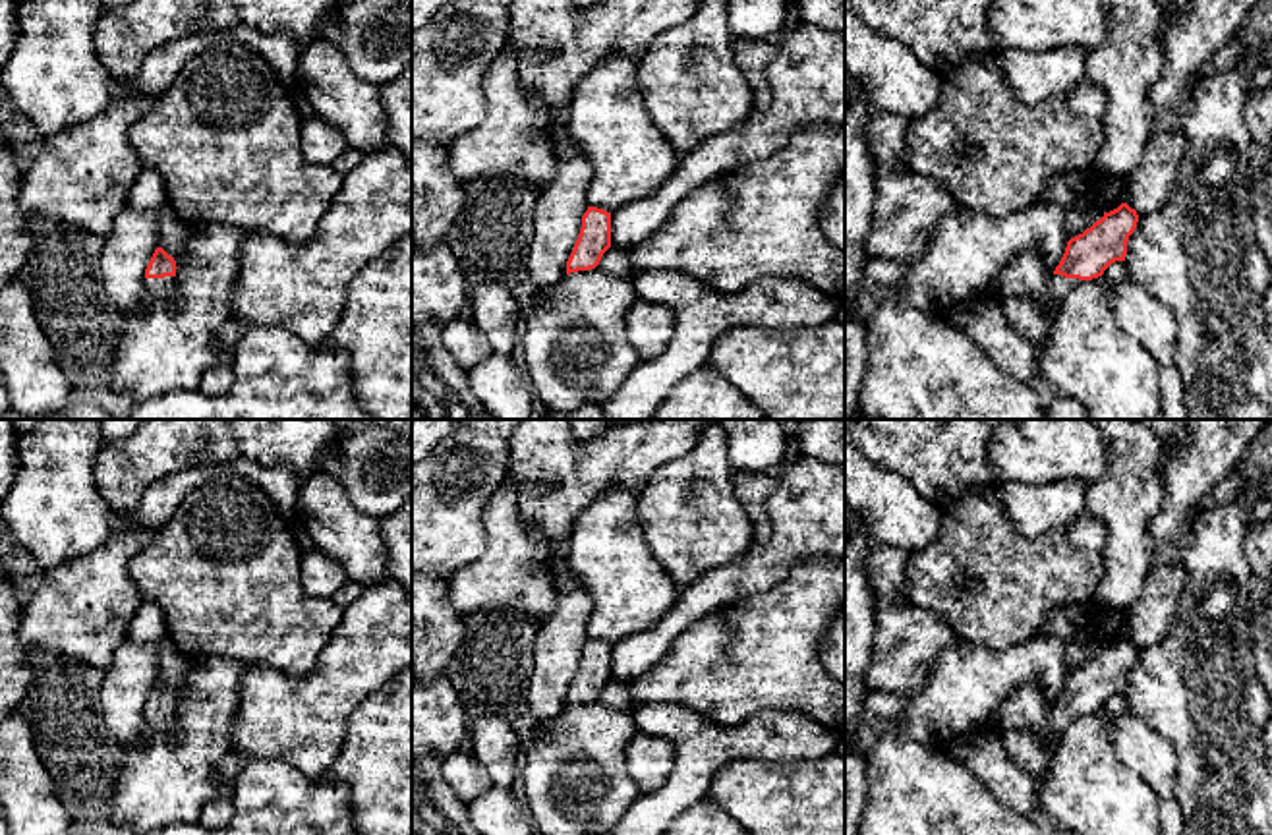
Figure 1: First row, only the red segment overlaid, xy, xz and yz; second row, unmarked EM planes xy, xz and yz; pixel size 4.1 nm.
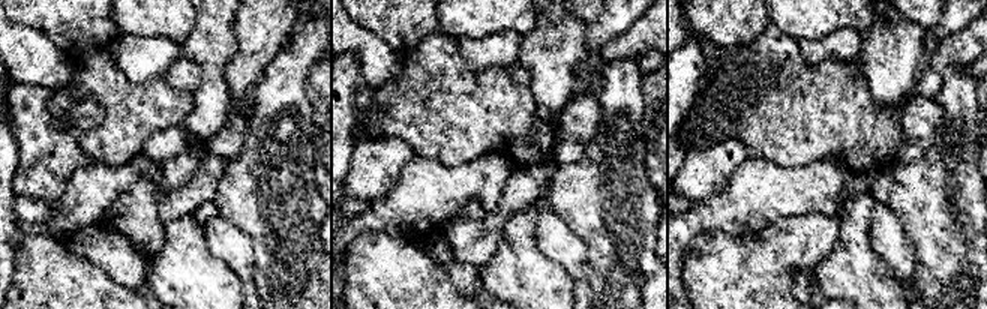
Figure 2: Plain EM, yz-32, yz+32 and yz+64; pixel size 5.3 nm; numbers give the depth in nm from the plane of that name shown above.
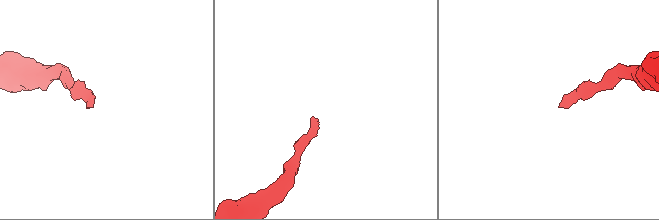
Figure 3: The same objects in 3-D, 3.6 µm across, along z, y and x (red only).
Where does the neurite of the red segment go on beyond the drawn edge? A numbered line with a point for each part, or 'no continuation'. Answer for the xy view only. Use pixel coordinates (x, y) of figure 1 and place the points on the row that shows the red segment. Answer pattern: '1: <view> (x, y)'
1: xy (165, 287)

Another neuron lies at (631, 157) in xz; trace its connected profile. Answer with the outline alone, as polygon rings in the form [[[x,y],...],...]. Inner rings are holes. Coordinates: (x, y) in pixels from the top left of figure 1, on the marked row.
[[[603,58],[576,83],[568,101],[566,133],[593,168],[588,203],[607,213],[651,195],[679,164],[638,93],[640,60]]]

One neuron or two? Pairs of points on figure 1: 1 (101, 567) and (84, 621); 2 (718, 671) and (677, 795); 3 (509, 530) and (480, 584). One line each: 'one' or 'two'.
1: one
2: two
3: one

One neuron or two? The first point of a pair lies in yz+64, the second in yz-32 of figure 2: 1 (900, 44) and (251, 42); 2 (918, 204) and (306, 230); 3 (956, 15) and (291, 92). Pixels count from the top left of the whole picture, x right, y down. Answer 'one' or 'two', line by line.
1: two
2: one
3: two

